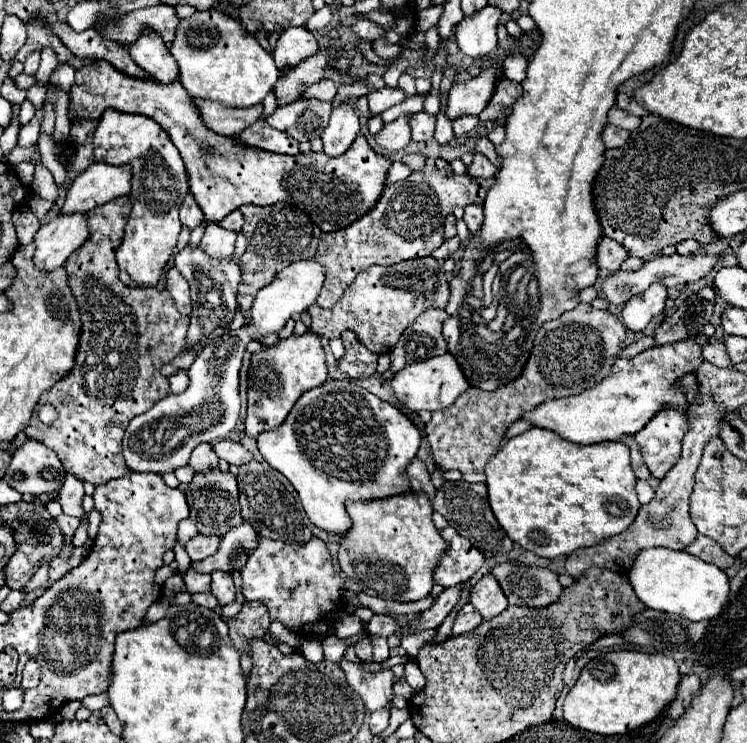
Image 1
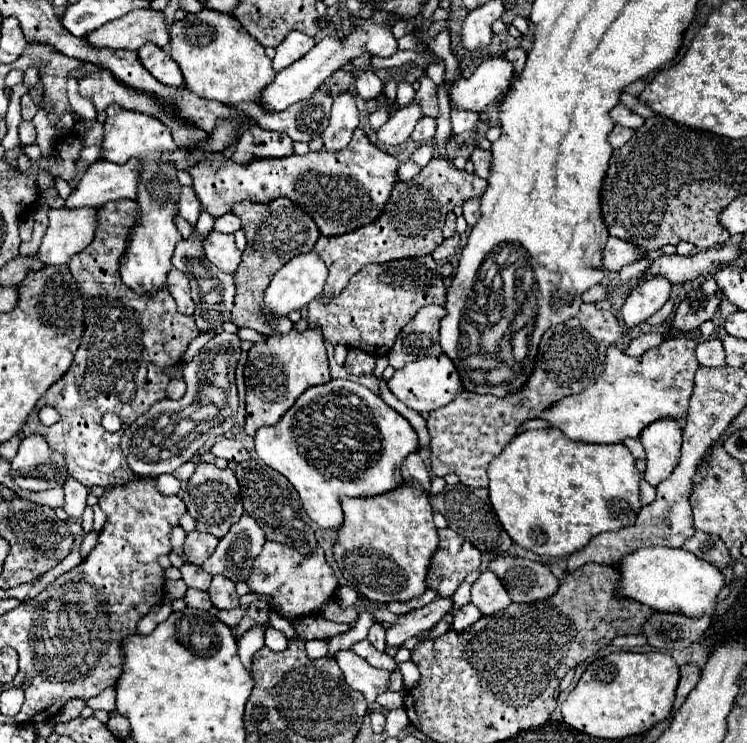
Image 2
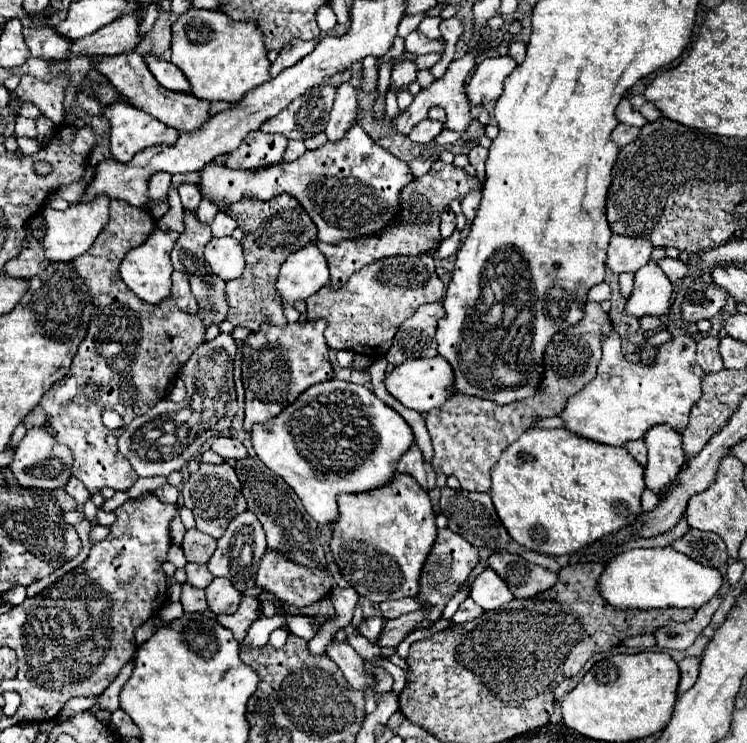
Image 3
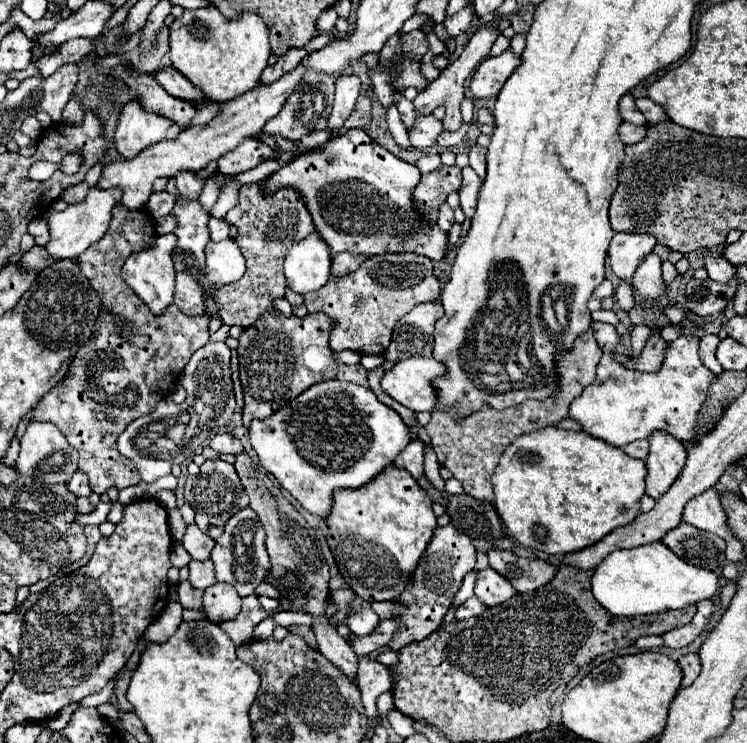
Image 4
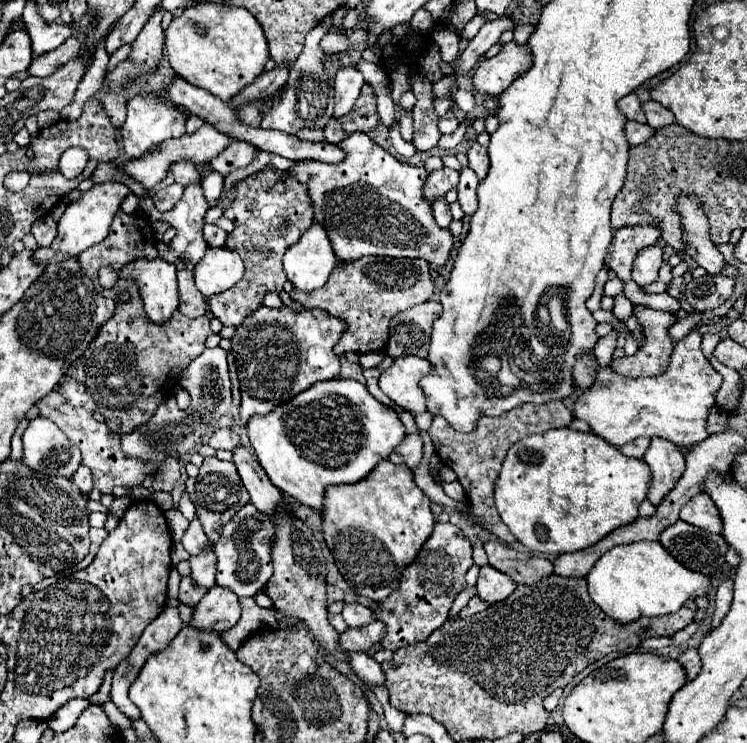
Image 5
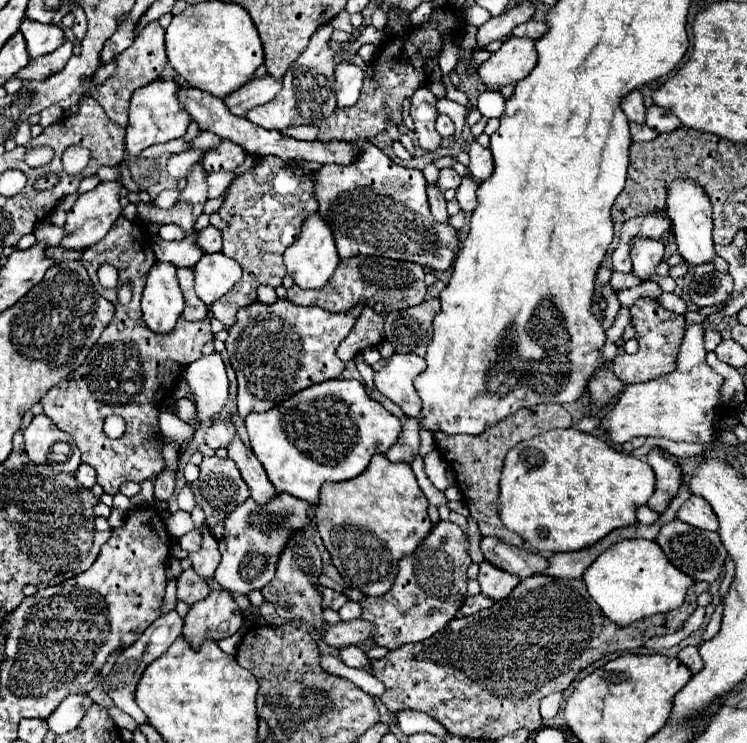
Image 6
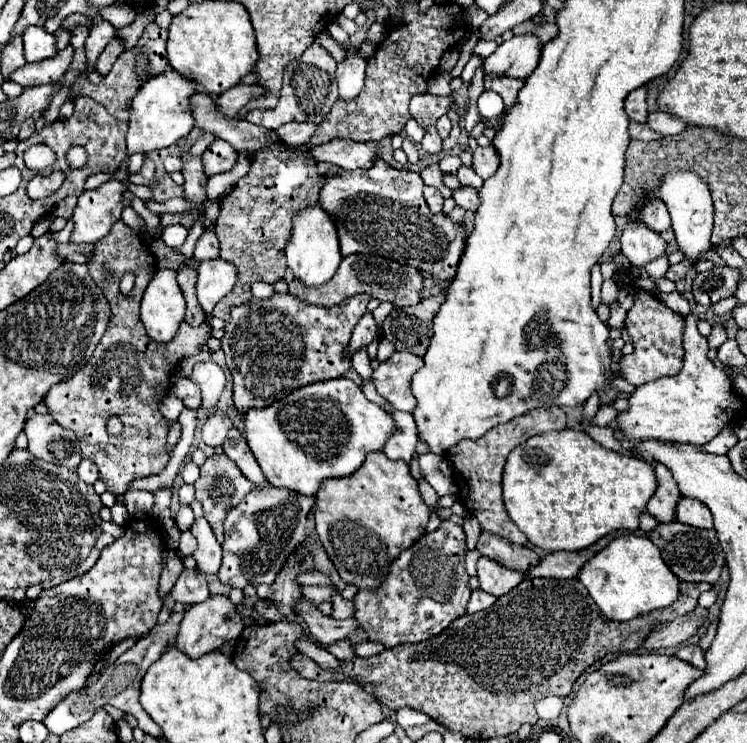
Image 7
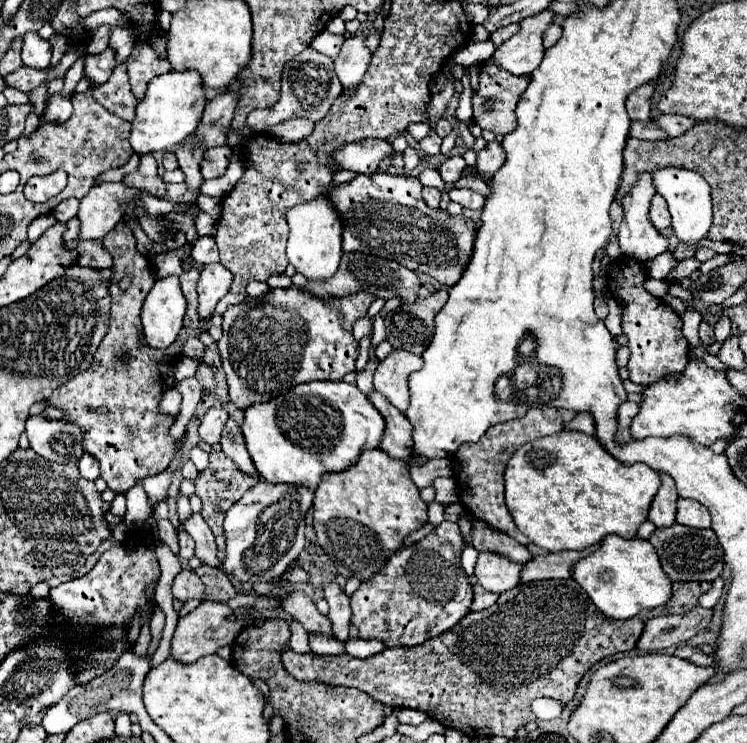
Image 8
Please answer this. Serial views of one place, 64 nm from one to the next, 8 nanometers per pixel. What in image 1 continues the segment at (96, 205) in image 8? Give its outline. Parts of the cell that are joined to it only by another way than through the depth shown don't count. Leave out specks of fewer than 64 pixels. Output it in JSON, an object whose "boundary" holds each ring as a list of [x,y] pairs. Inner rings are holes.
{"boundary":[[[58,214],[44,224],[36,236],[34,266],[38,270],[52,270],[62,266],[72,252],[76,252],[88,240],[86,214]]]}

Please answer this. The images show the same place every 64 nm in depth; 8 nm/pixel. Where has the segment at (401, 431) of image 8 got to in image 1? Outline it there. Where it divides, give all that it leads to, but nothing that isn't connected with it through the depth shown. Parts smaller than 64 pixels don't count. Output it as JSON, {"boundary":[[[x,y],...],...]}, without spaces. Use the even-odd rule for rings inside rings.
{"boundary":[[[418,456],[408,464],[406,474],[408,474],[408,478],[410,478],[412,490],[424,490],[424,492],[428,494],[428,498],[432,498],[432,496],[436,494],[436,488],[434,488],[432,482],[430,482],[428,468],[426,468],[426,464],[424,464]]]}

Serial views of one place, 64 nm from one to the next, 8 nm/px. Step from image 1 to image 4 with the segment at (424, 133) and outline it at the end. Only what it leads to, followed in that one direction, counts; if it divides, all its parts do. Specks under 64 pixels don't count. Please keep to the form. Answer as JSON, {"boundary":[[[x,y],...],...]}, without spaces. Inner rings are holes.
{"boundary":[[[432,114],[418,116],[414,128],[410,130],[410,142],[414,148],[430,148],[432,144],[436,144],[440,132],[442,132],[442,122],[436,120]]]}

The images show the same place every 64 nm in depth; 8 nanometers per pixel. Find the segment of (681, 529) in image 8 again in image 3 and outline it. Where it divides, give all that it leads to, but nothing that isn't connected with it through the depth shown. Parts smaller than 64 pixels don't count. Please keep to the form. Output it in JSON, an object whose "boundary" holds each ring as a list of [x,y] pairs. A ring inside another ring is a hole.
{"boundary":[[[690,528],[682,538],[674,540],[670,546],[710,568],[720,568],[722,564],[728,564],[726,544],[720,536],[712,532],[700,532],[696,528]]]}

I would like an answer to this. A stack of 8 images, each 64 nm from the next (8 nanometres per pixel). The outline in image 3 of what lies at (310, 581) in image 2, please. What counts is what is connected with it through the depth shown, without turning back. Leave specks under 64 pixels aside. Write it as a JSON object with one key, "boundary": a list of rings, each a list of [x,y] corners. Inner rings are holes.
{"boundary":[[[268,550],[266,556],[264,556],[264,560],[260,560],[260,568],[258,568],[258,576],[256,576],[256,586],[266,588],[276,598],[280,598],[280,600],[284,600],[288,604],[308,606],[308,604],[318,602],[320,598],[324,598],[330,592],[330,588],[332,588],[332,576],[330,576],[328,570],[320,570],[320,568],[310,570],[310,568],[304,568],[300,564],[290,562],[284,554]]]}

